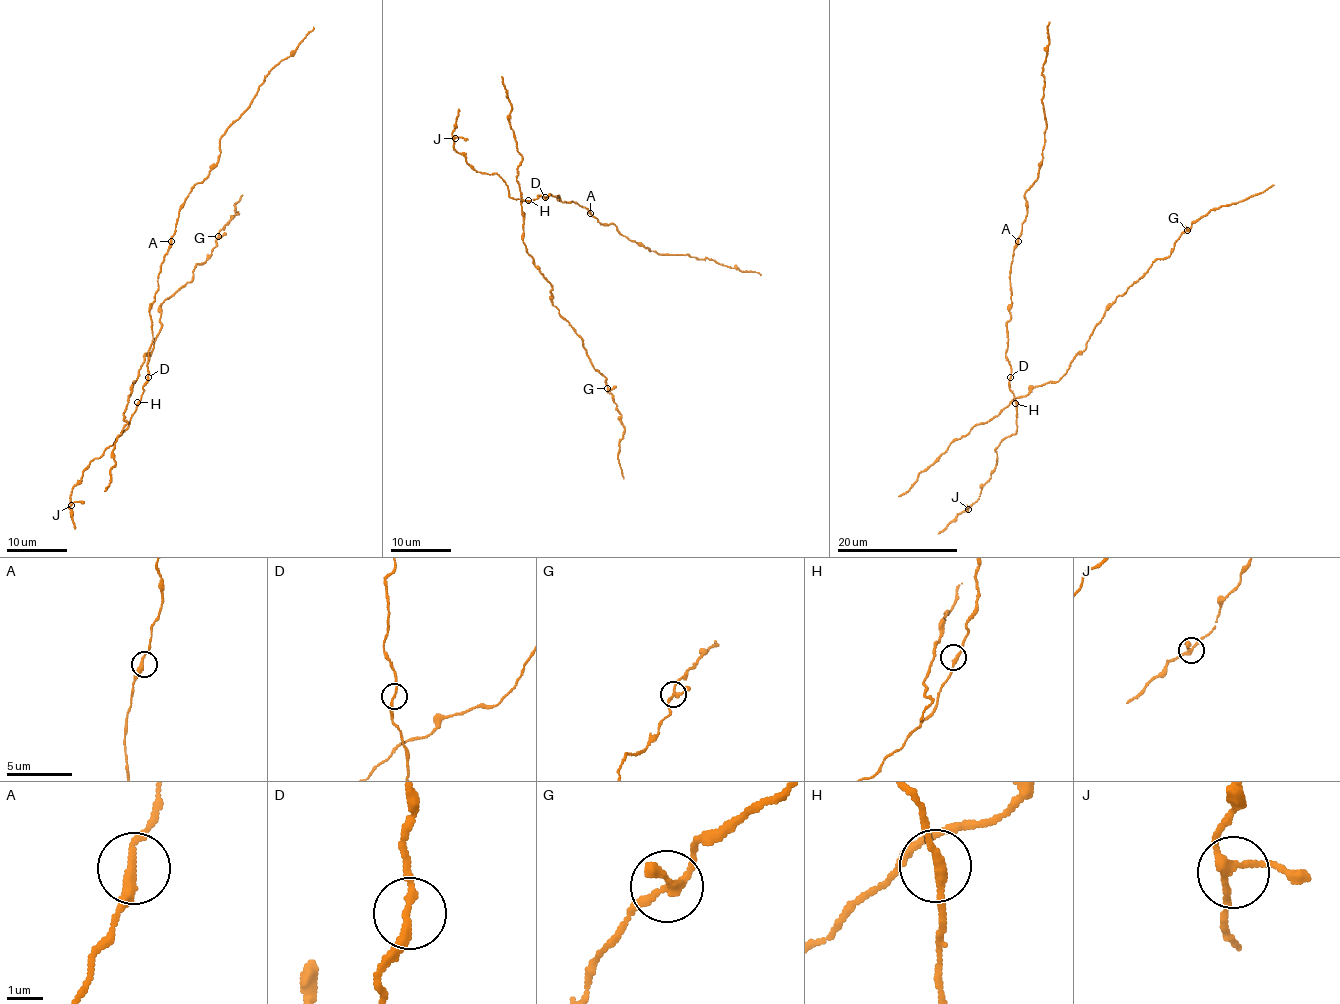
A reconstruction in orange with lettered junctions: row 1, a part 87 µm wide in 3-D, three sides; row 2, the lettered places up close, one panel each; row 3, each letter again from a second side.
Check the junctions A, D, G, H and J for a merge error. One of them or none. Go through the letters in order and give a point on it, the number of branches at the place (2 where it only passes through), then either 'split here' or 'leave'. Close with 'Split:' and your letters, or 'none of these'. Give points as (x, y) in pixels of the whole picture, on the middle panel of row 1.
A: at (590, 213); 2 branches meet; leave
D: at (545, 197); 2 branches meet; leave
G: at (607, 388); 3 branches meet; leave
H: at (528, 200); 2 branches meet; leave
J: at (455, 138); 3 branches meet; leave
Split: none of these

